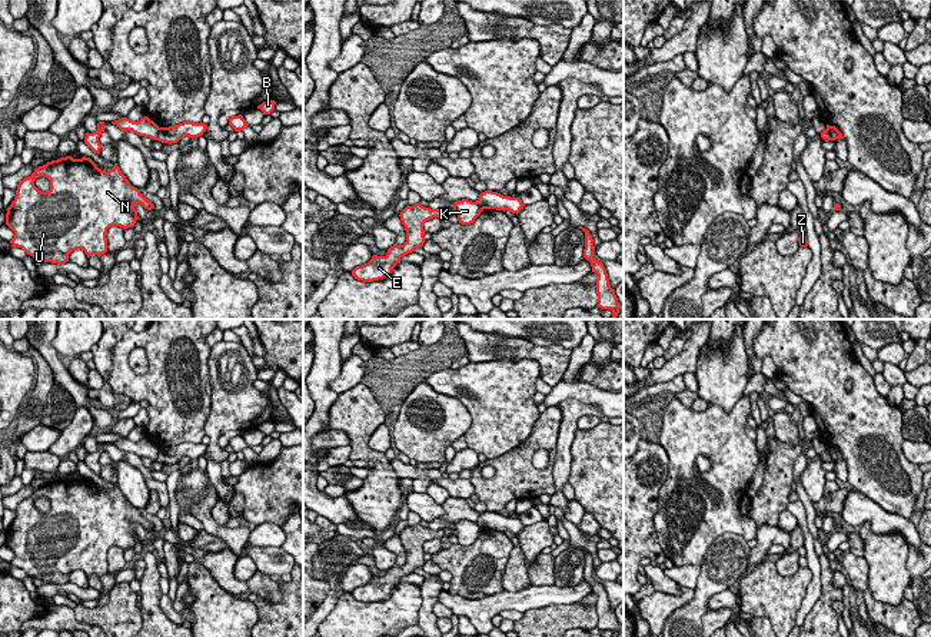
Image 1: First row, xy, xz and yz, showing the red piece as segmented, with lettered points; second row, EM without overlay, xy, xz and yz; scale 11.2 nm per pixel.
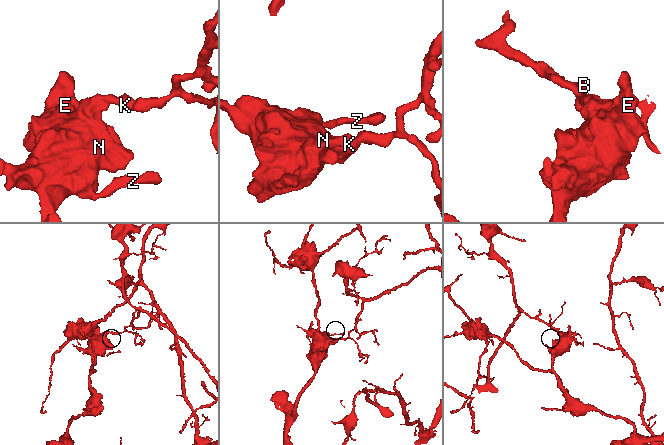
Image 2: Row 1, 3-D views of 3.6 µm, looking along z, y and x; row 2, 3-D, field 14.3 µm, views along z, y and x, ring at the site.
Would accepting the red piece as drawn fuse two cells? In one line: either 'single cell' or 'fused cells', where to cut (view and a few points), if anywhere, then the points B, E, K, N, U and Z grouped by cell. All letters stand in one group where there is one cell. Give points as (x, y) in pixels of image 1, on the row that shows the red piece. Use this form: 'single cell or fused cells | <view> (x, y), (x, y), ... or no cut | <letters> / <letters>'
fused cells | xy (160, 128), (155, 139) | B / E K N U Z

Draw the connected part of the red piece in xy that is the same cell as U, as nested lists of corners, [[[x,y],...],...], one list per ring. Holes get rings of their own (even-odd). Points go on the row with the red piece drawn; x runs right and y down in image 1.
[[[86,156],[60,157],[39,166],[29,178],[20,180],[14,200],[6,209],[6,225],[14,232],[10,243],[33,258],[57,265],[69,262],[69,255],[76,249],[83,249],[87,258],[92,255],[100,258],[107,252],[106,233],[110,226],[123,229],[134,226],[139,219],[136,203],[147,210],[154,209],[154,205],[129,183],[117,163],[102,170]],[[40,176],[50,180],[49,192],[34,186]]]

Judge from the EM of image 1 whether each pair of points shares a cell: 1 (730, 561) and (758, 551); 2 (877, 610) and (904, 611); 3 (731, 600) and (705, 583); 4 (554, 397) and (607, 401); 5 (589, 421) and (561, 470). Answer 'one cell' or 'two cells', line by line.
1: two cells
2: one cell
3: two cells
4: one cell
5: two cells

